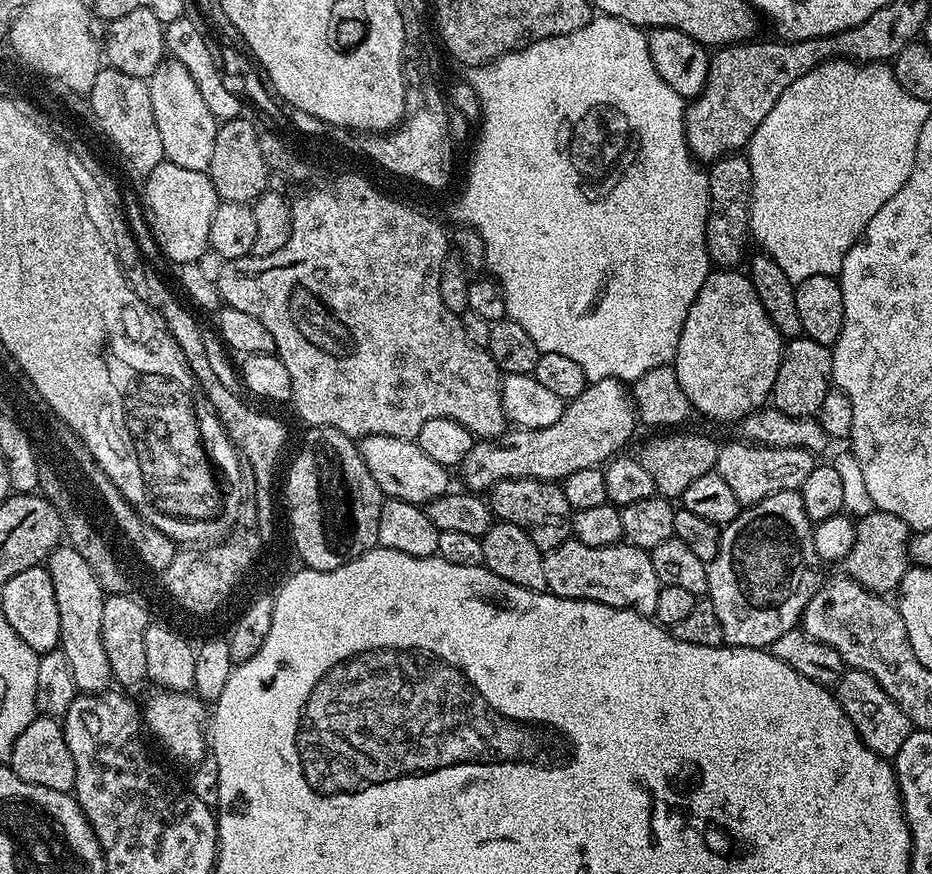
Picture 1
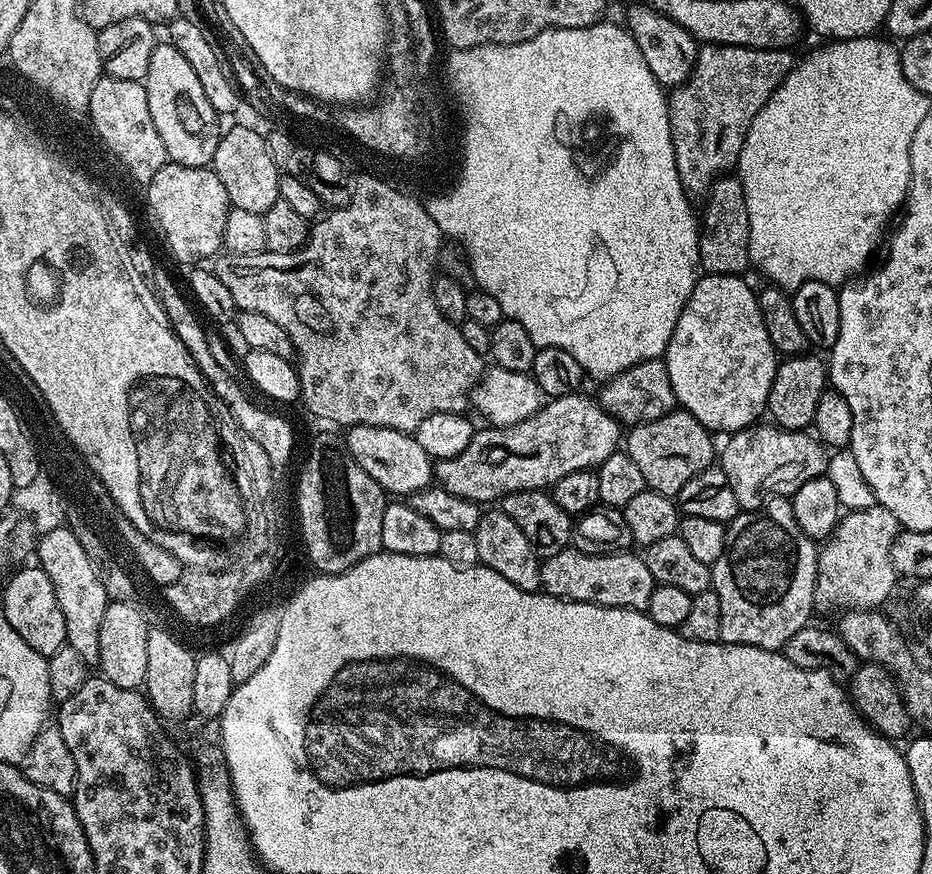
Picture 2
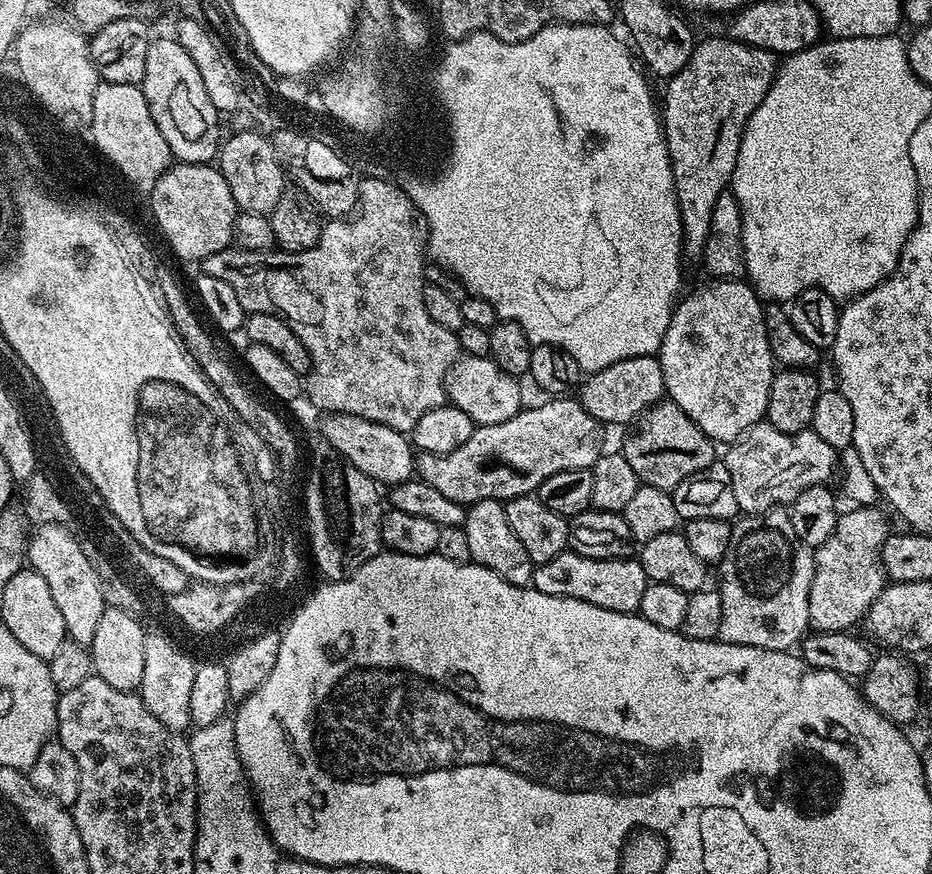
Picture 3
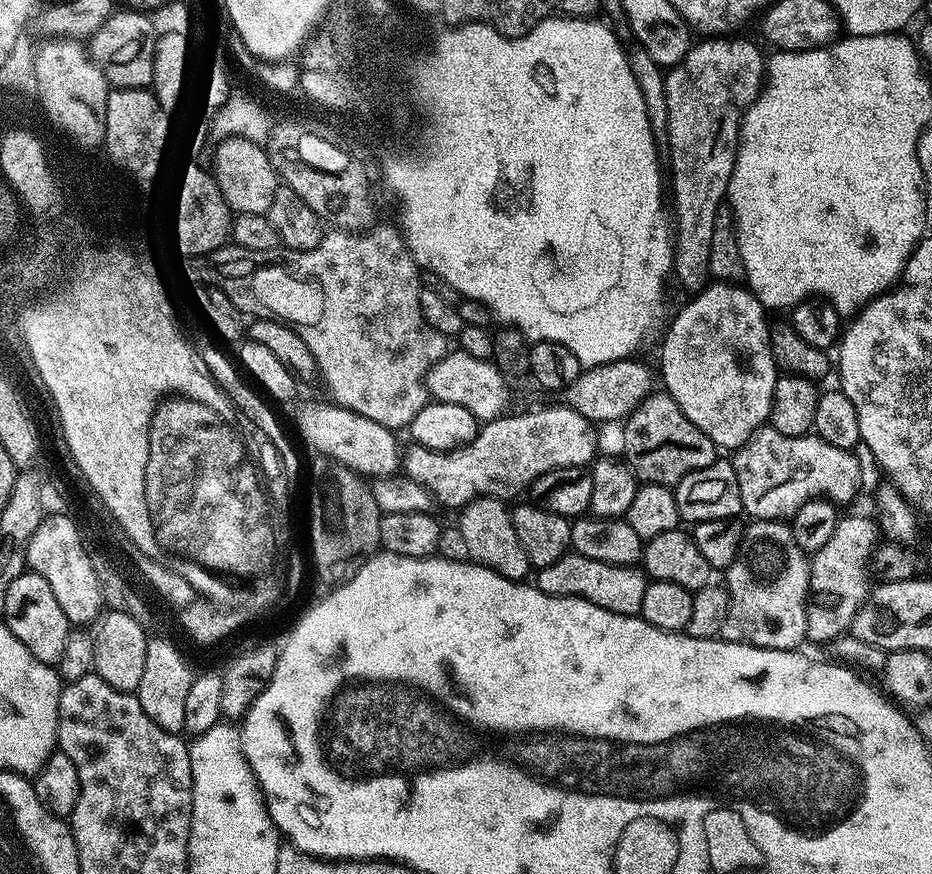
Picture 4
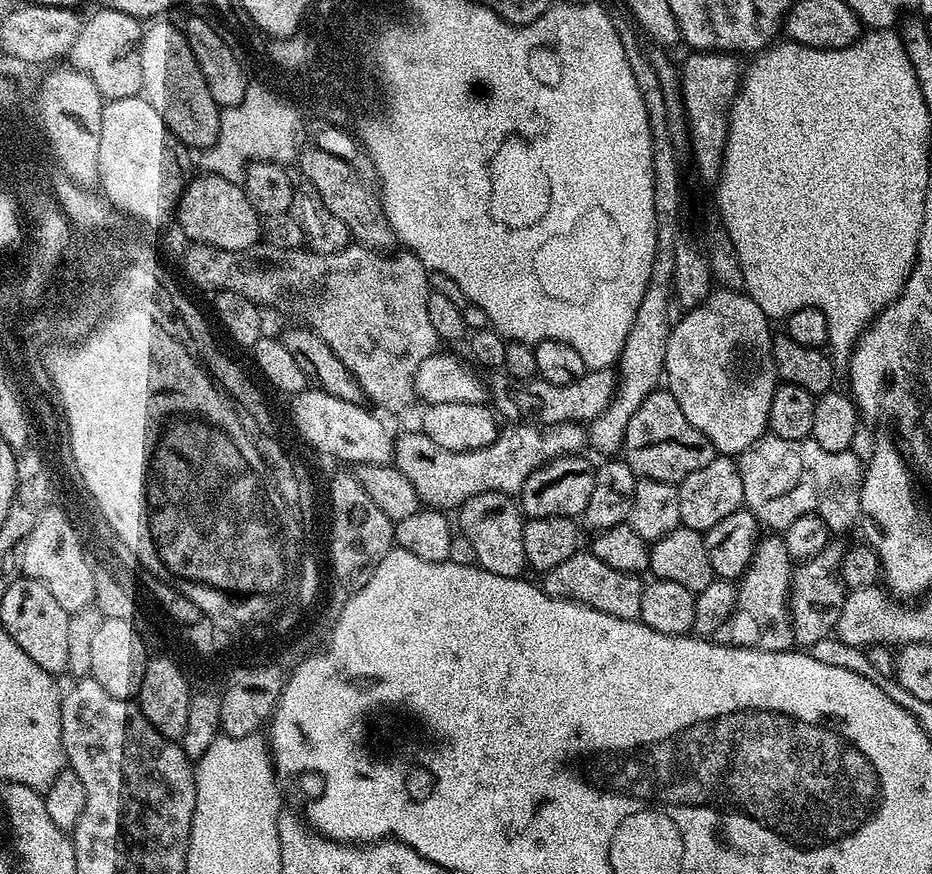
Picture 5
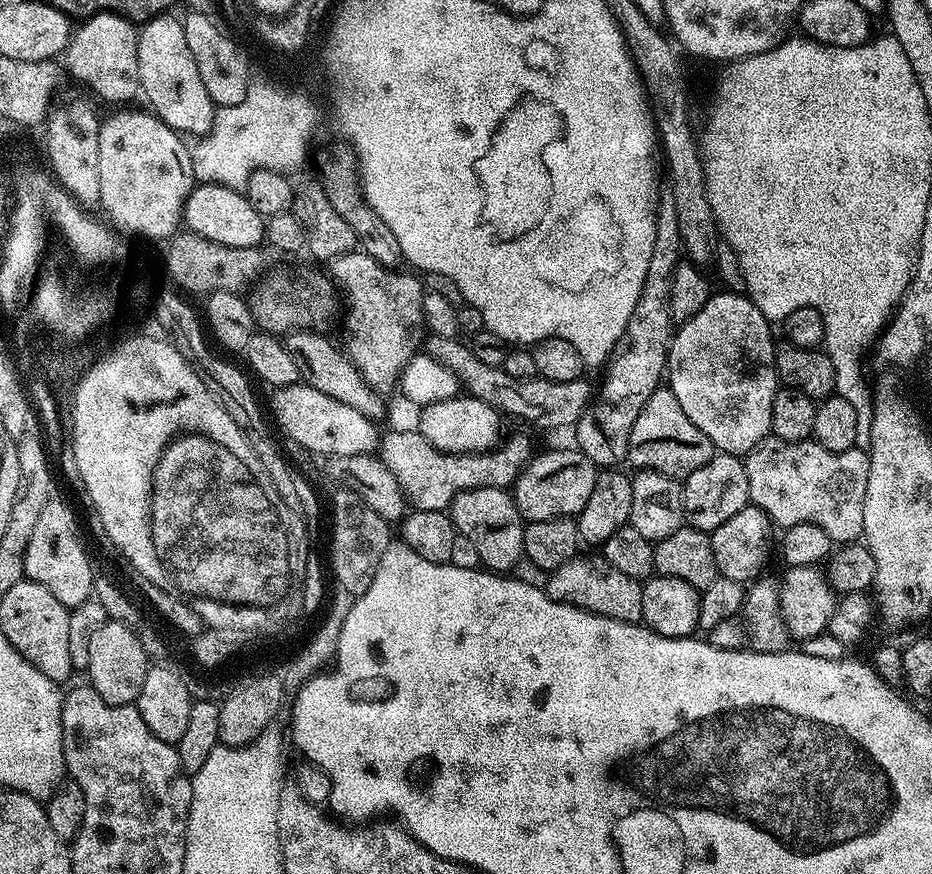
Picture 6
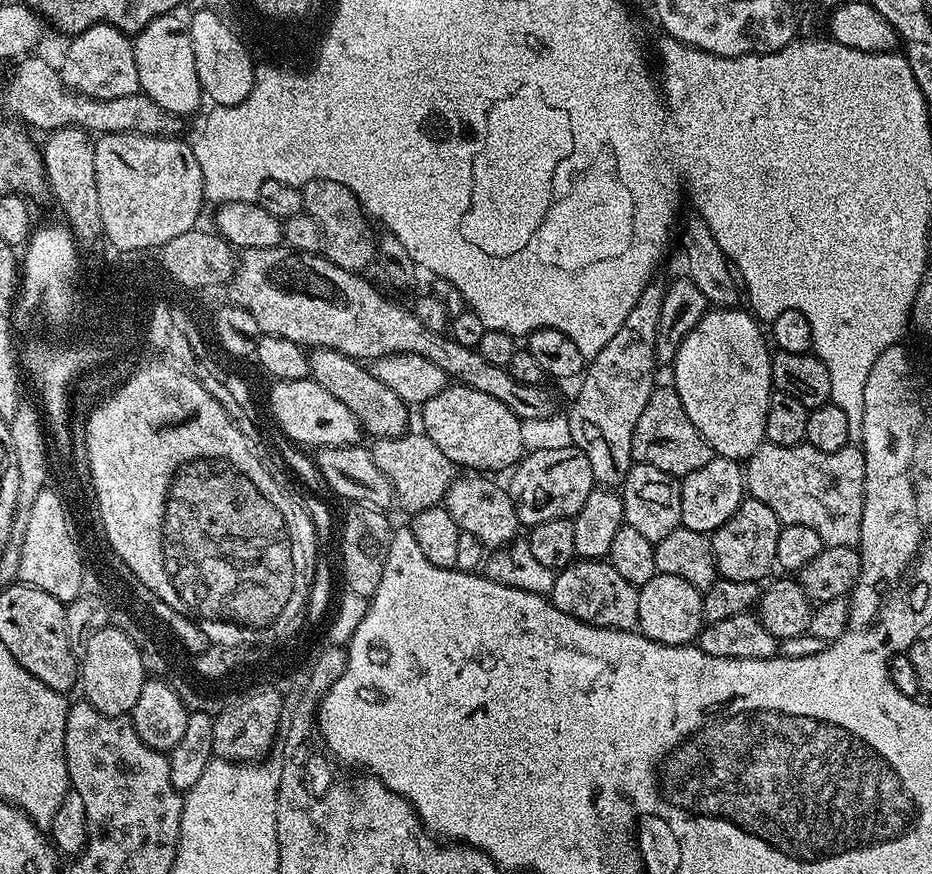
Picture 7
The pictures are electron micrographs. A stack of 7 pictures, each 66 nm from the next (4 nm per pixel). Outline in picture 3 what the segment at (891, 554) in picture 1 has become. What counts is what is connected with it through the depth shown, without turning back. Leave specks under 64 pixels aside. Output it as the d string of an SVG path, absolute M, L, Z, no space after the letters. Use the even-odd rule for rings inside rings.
M853 507L853 512L846 512L846 510L840 512L838 522L834 526L834 534L830 538L826 538L826 542L822 542L820 548L815 549L814 555L816 558L816 569L814 570L814 578L812 579L812 585L810 586L810 614L808 615L809 625L815 631L818 632L846 632L853 626L851 624L859 625L864 619L864 613L867 612L868 607L874 602L874 598L878 598L878 594L886 586L886 575L884 571L884 563L881 560L881 552L883 550L883 544L886 542L890 535L890 528L888 528L888 520L879 512L879 507Z

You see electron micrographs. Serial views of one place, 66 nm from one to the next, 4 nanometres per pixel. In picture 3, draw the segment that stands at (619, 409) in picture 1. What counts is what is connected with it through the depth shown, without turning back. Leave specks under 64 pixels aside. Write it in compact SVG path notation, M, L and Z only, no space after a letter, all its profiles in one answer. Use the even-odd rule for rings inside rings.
M548 398L545 399L548 400L545 404L540 404L537 408L525 407L508 421L473 427L470 438L466 438L466 442L462 442L458 450L450 450L445 456L420 452L416 456L415 467L419 479L434 486L434 490L438 490L445 498L471 506L480 500L507 502L516 496L527 496L535 493L540 484L554 474L579 468L591 469L602 454L602 447L600 448L602 425L584 409L579 399L564 399L568 398Z

